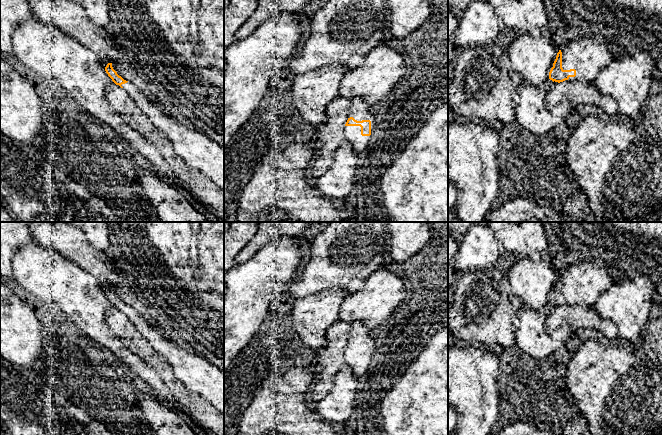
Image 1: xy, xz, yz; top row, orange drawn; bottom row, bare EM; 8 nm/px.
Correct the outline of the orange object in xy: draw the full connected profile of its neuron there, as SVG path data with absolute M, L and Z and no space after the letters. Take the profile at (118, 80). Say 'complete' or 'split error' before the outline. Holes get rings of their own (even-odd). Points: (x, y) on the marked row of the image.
split error | M108 63L107 66L105 67L105 71L108 74L108 76L112 79L112 81L116 84L119 85L121 88L125 89L129 96L134 100L134 101L140 101L142 100L141 97L139 97L136 93L131 92L128 87L125 85L128 81L124 80L121 76L117 74L117 72L113 69L112 63Z

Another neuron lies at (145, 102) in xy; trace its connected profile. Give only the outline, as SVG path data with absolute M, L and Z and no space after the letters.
M130 82L125 83L125 85L128 87L128 89L131 92L136 93L139 97L142 98L140 101L135 101L136 105L139 108L141 108L141 107L157 107L155 103L152 103L142 91L138 90Z

